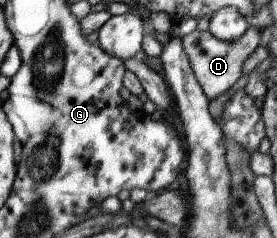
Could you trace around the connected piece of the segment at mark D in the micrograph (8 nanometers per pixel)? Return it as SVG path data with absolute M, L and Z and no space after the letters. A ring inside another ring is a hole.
M251 26L233 43L223 43L209 35L208 31L195 29L181 37L183 53L187 55L187 61L193 71L193 76L201 87L202 93L209 101L219 97L229 89L241 76L241 67L247 61L247 57L259 46L259 29Z

